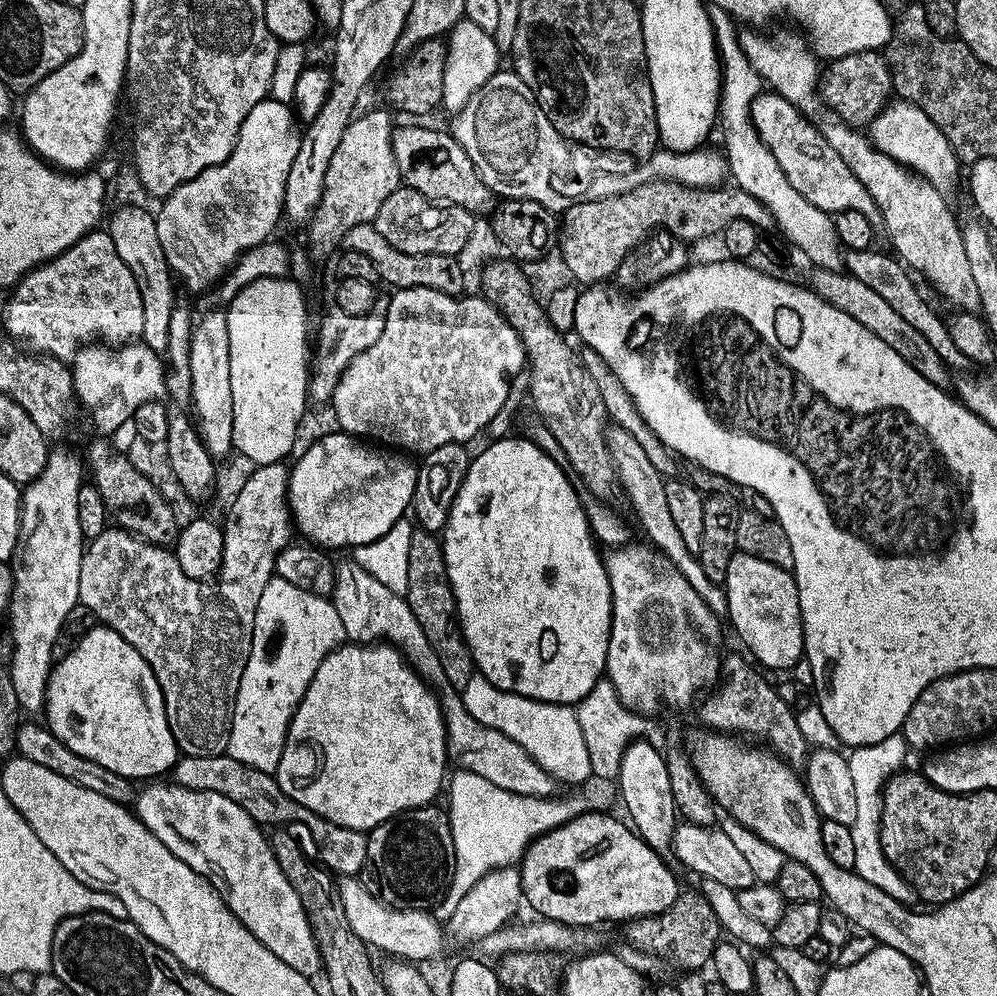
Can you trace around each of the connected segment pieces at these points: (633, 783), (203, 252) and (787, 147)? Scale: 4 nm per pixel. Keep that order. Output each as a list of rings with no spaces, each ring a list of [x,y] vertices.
[[[635,739],[625,750],[623,760],[621,762],[620,775],[618,777],[618,790],[620,798],[632,818],[631,823],[637,832],[637,835],[643,837],[650,847],[655,850],[664,859],[667,865],[675,863],[675,855],[673,853],[674,832],[678,825],[678,813],[676,803],[674,802],[673,790],[670,785],[670,774],[667,773],[666,764],[663,753],[650,744],[647,739]]]
[[[266,98],[262,102],[254,106],[250,110],[250,114],[246,116],[246,121],[242,124],[239,134],[236,136],[234,150],[227,158],[218,166],[207,168],[202,174],[191,179],[190,182],[183,183],[182,186],[176,187],[171,195],[163,199],[160,210],[156,212],[156,225],[158,226],[158,240],[162,243],[163,254],[167,258],[169,268],[173,273],[186,284],[187,288],[194,292],[208,291],[234,266],[236,260],[243,252],[255,247],[258,244],[267,241],[273,234],[278,218],[281,219],[283,213],[284,194],[286,186],[286,177],[290,172],[291,163],[294,162],[295,155],[298,154],[298,148],[301,146],[301,138],[303,136],[299,121],[293,112],[293,109],[285,102],[282,103],[273,98]]]
[[[762,91],[752,104],[752,122],[761,142],[773,152],[790,184],[806,201],[829,214],[858,210],[858,214],[866,214],[866,218],[873,222],[881,219],[879,207],[866,186],[851,172],[838,151],[827,144],[817,125],[810,122],[790,101],[776,91]]]

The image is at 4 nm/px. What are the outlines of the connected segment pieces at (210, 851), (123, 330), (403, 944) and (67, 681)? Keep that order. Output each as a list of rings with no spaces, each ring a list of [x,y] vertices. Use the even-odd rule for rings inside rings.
[[[164,782],[149,783],[144,786],[149,788],[144,788],[141,792],[139,789],[134,800],[134,811],[146,830],[150,830],[150,834],[154,834],[154,838],[158,838],[158,842],[162,842],[166,850],[170,850],[170,854],[182,858],[186,866],[204,877],[220,893],[238,922],[242,922],[242,926],[246,926],[246,930],[250,930],[250,934],[254,934],[254,938],[258,938],[258,942],[262,942],[262,946],[266,946],[270,954],[282,958],[286,966],[294,966],[294,970],[298,970],[303,976],[315,977],[315,972],[319,973],[322,968],[316,933],[312,931],[298,894],[294,894],[294,886],[290,886],[282,866],[278,866],[274,858],[265,829],[254,818],[250,818],[250,814],[246,814],[246,810],[242,810],[238,802],[230,802],[230,798],[225,798],[223,794],[214,794],[208,790],[190,790],[175,782],[160,783]]]
[[[107,230],[88,232],[62,254],[27,272],[20,283],[11,289],[2,317],[3,331],[13,340],[24,346],[29,344],[33,353],[52,356],[61,362],[71,361],[87,345],[99,342],[105,346],[119,346],[135,341],[144,334],[142,294],[138,294],[138,282],[134,282],[130,266],[118,258],[118,250],[114,250],[114,242]]]
[[[344,878],[339,881],[340,893],[346,906],[346,918],[350,922],[350,930],[358,934],[358,938],[368,945],[369,949],[380,952],[389,952],[389,957],[399,958],[404,962],[421,962],[420,960],[432,960],[444,948],[444,932],[442,924],[431,911],[419,908],[406,908],[403,906],[391,906],[387,908],[370,889],[356,878]]]
[[[103,626],[88,629],[73,644],[76,645],[72,652],[66,653],[64,657],[61,655],[55,661],[52,675],[48,677],[46,727],[62,743],[70,746],[74,754],[82,754],[82,758],[90,758],[98,762],[98,766],[106,766],[106,770],[114,770],[114,774],[127,776],[133,782],[160,778],[163,772],[164,775],[171,773],[178,759],[176,739],[166,718],[166,706],[158,678],[146,658],[142,658],[142,654],[138,654],[138,650],[134,650],[126,638],[122,638],[112,628]]]

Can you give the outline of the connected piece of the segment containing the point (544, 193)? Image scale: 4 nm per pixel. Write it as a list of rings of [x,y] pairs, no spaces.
[[[514,70],[494,73],[470,98],[465,111],[451,117],[450,135],[473,162],[482,182],[501,199],[534,201],[555,214],[562,214],[578,204],[608,197],[621,196],[642,183],[641,165],[628,153],[601,153],[593,149],[576,148],[571,152],[569,141],[554,130],[550,118],[536,103],[536,93]]]

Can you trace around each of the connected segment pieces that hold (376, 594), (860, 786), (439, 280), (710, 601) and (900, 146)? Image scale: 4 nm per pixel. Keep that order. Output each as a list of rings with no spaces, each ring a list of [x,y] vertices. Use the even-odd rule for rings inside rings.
[[[348,560],[345,564],[336,564],[336,586],[333,599],[342,618],[344,635],[353,644],[390,644],[404,655],[404,659],[420,673],[423,680],[438,693],[440,708],[444,711],[444,725],[448,730],[448,751],[451,759],[456,760],[461,769],[474,774],[484,775],[486,780],[500,786],[510,794],[526,795],[530,798],[546,799],[557,795],[558,781],[533,758],[522,744],[508,737],[498,729],[476,721],[464,705],[461,693],[442,674],[442,662],[434,654],[434,646],[422,634],[414,610],[410,610],[407,599],[395,593],[389,587],[378,582],[374,575],[365,570],[360,562]]]
[[[897,734],[877,744],[867,744],[861,748],[851,749],[846,757],[854,778],[855,797],[858,798],[858,818],[850,827],[857,856],[856,871],[871,885],[879,884],[880,888],[886,890],[886,894],[890,894],[900,903],[912,908],[919,903],[919,896],[885,856],[880,836],[881,813],[884,811],[884,786],[905,767],[904,755],[909,755],[909,752],[910,749],[903,735]]]
[[[372,224],[354,226],[354,230],[346,234],[343,247],[363,254],[365,258],[370,258],[370,262],[374,262],[376,267],[377,277],[381,281],[385,280],[386,283],[393,284],[391,286],[393,289],[429,288],[451,296],[460,296],[465,291],[464,272],[460,269],[461,261],[457,257],[442,254],[422,254],[421,256],[402,254],[402,250],[394,250],[394,246],[390,246],[386,238],[382,238],[382,234],[378,234],[378,230]]]
[[[613,424],[607,425],[604,431],[604,441],[607,444],[607,449],[610,450],[610,456],[614,460],[616,472],[619,474],[620,485],[624,489],[629,505],[631,506],[636,503],[636,500],[640,500],[638,524],[644,527],[645,534],[653,540],[651,543],[661,553],[664,551],[673,560],[669,561],[671,561],[677,571],[680,571],[687,578],[690,586],[694,586],[694,590],[698,590],[700,597],[712,608],[713,612],[717,614],[727,613],[728,596],[724,593],[723,587],[715,584],[710,578],[706,578],[697,553],[686,550],[686,542],[682,542],[682,534],[678,534],[678,526],[674,526],[674,518],[670,518],[670,509],[667,508],[664,484],[665,477],[662,477],[658,470],[653,467],[649,457],[643,451],[643,447],[624,428]]]
[[[893,99],[872,119],[870,139],[882,154],[903,164],[941,190],[947,189],[946,186],[955,178],[956,171],[962,168],[961,161],[950,146],[946,134],[942,134],[942,130],[934,126],[930,118],[926,118],[924,111],[908,100]]]

